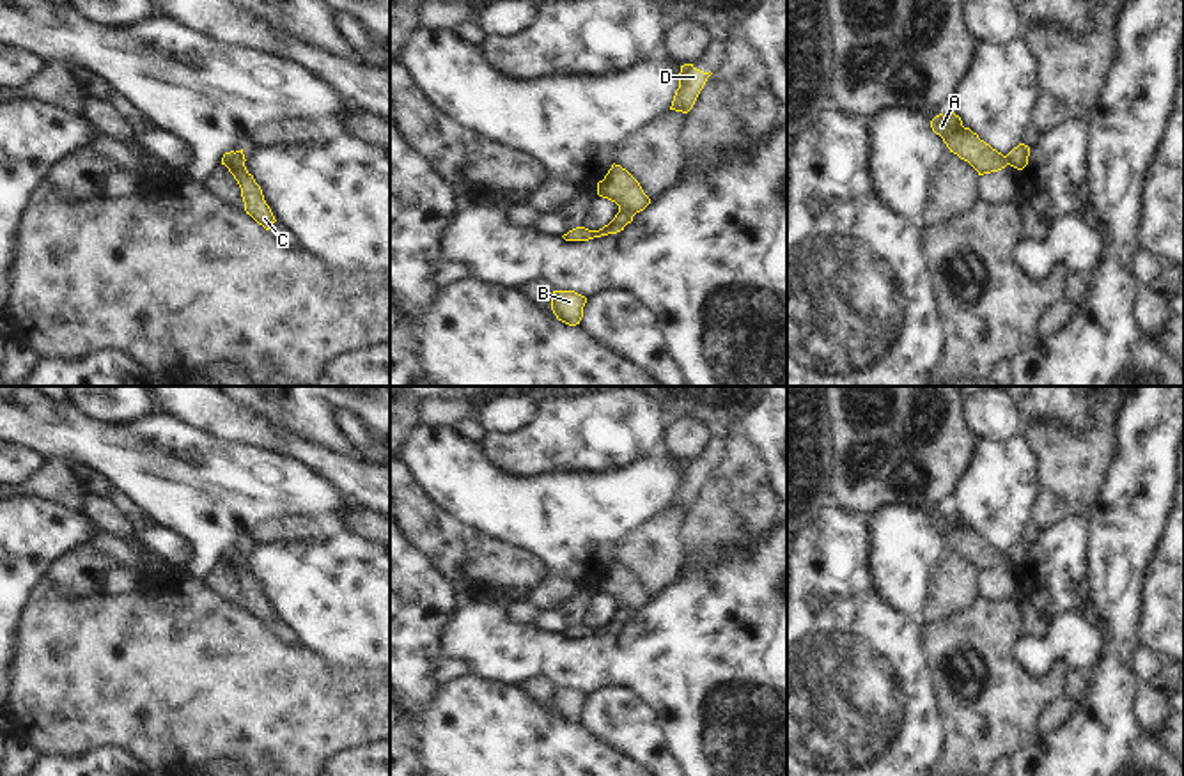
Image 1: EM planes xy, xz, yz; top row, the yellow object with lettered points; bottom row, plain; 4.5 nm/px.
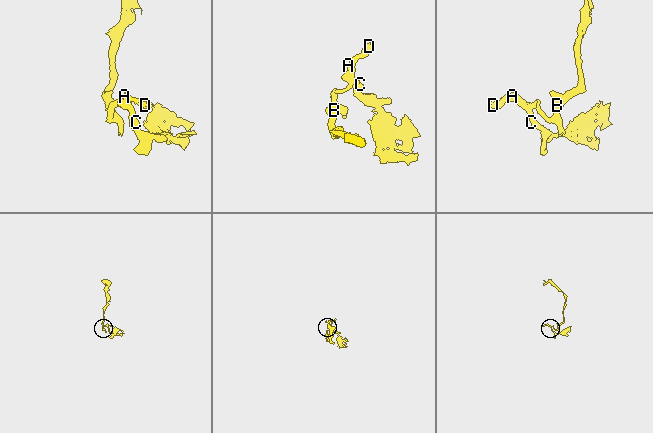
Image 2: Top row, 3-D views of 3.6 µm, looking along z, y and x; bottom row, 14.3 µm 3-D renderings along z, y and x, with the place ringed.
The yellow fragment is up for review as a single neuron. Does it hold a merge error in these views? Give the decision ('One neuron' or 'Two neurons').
Two neurons

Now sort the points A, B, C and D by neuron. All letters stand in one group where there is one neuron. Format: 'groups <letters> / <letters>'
groups A C D / B

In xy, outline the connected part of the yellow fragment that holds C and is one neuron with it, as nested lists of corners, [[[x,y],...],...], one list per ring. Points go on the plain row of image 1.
[[[243,546],[236,547],[234,553],[225,560],[229,569],[234,572],[241,585],[241,594],[245,599],[245,608],[266,627],[277,618],[269,602],[264,597],[261,583],[255,579],[253,572],[245,563]]]

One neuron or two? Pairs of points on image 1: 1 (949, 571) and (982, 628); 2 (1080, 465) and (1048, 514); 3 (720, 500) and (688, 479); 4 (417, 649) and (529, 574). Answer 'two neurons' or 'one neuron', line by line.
1: two neurons
2: one neuron
3: two neurons
4: two neurons

